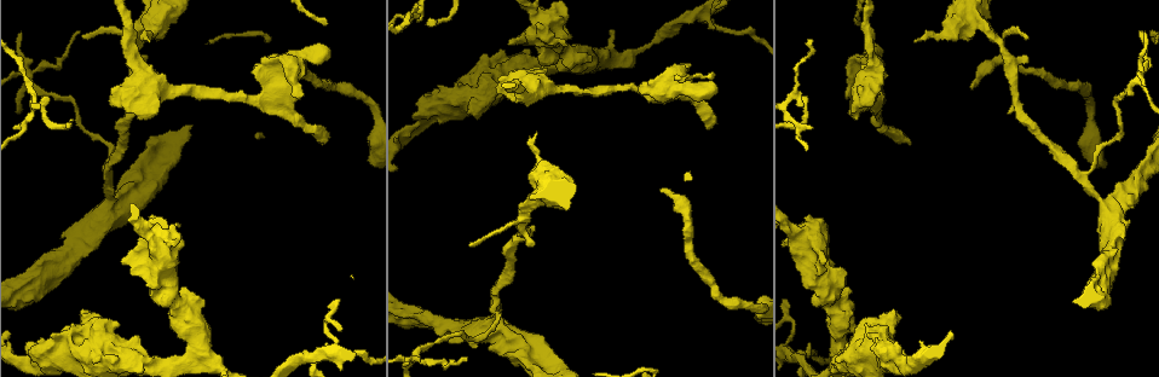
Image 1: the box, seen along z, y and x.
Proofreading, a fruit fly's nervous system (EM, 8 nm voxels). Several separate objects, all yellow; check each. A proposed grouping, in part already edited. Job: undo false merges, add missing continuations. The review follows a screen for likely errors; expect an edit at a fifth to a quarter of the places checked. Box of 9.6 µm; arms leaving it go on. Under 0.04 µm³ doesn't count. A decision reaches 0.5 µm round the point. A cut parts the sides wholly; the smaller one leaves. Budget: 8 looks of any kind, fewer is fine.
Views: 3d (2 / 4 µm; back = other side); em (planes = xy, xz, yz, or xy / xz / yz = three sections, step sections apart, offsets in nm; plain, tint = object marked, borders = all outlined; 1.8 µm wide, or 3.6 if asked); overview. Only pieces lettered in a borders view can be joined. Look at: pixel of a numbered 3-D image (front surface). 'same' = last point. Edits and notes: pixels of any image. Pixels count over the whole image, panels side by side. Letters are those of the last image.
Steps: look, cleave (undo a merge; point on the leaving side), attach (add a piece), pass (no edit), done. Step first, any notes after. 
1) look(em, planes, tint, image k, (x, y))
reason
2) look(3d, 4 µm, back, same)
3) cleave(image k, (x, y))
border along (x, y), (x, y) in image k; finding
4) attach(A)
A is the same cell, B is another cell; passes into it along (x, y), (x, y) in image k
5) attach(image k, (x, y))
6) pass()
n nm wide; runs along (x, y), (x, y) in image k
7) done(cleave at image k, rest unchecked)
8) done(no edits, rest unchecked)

look(em, planes, plain, image 1, (33, 81))
a fork

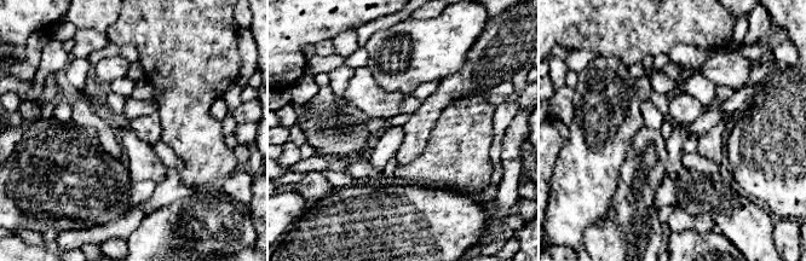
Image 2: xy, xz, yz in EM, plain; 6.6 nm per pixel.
look(em, planes, borders, same)
what lies round it

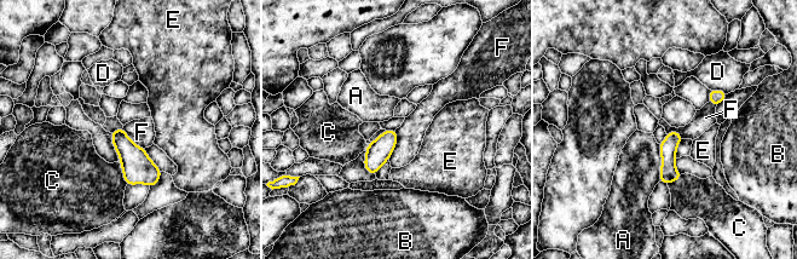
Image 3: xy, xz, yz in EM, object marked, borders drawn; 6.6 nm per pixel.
pass()
A, B, C, D, E and F are other cells; border along (396, 130), (397, 145), (388, 159) in image 3; continuous, no second neuron

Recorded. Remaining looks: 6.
look(em, xz, step 8, tint, image 1, (910, 142))
branch stops here

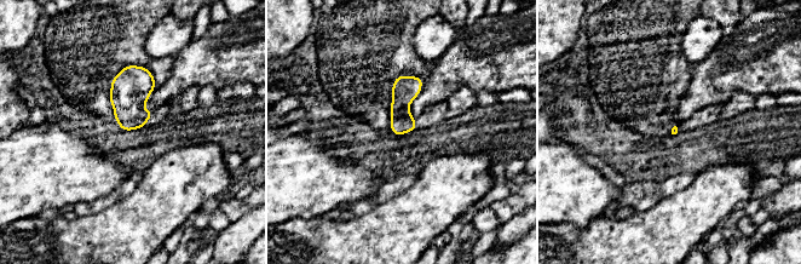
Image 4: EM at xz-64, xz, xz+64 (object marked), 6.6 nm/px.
look(em, planes, borders, same)

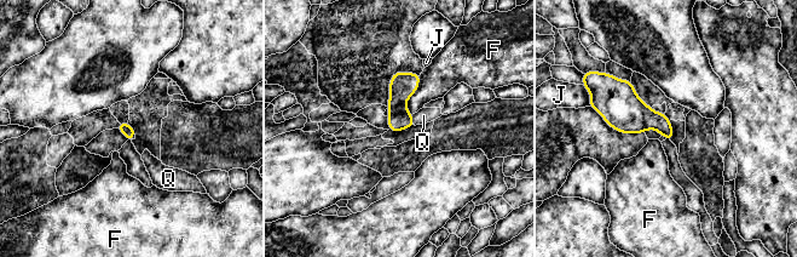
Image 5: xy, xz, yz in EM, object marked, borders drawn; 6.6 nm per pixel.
attach(Q)
Q is the same cell, F and J are other cells; the neuron continues

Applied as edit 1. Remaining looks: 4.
look(overview)
see it whole again

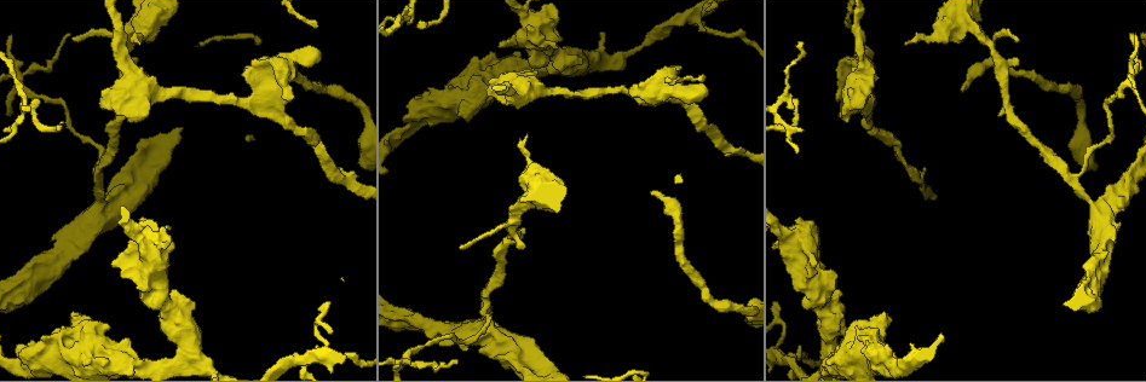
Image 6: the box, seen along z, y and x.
look(3d, 2 µm, back, image 6, (304, 358))
sharp bend

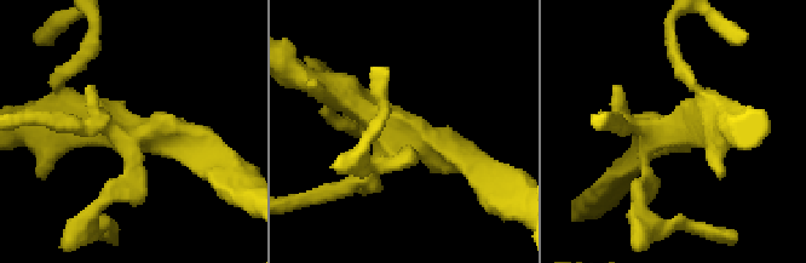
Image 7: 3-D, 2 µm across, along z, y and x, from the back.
look(em, 3.6 µm, xy, step 16, plain, image 7, (668, 135))
need the tissue

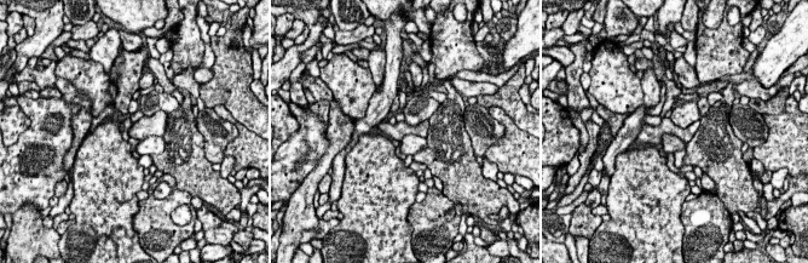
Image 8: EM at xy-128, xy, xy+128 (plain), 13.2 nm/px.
look(em, 3.6 µm, xy, step 16, borders, same)

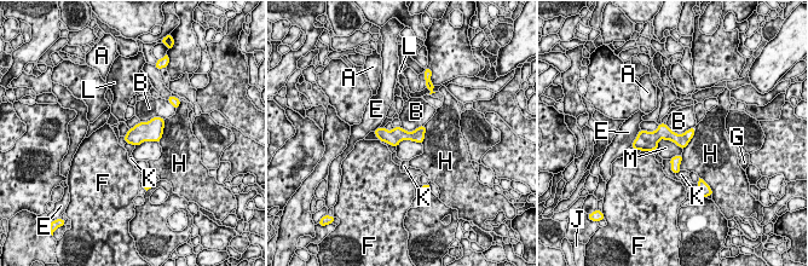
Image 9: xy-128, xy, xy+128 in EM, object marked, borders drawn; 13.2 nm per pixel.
pass()
A, B, E, F, G, H, J, K, L and M are other cells; runs along (691, 132), (640, 143) in image 9; one neuron here

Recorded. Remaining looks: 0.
done(attach at image 5, rest unchecked)

